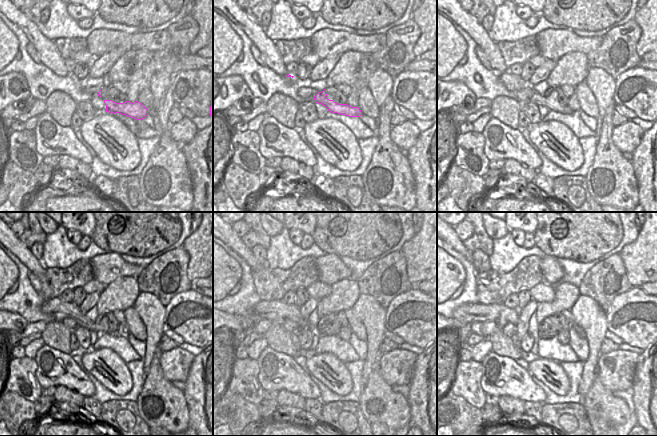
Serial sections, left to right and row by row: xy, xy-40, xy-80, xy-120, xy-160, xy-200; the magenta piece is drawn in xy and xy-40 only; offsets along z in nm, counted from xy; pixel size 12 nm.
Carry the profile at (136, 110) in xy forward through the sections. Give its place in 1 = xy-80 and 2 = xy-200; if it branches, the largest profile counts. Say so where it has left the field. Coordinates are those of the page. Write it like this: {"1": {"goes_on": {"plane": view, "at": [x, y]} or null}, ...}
{"1": {"goes_on": {"plane": "xy-80", "at": [523, 90]}}, "2": {"goes_on": {"plane": "xy-200", "at": [467, 313]}}}

